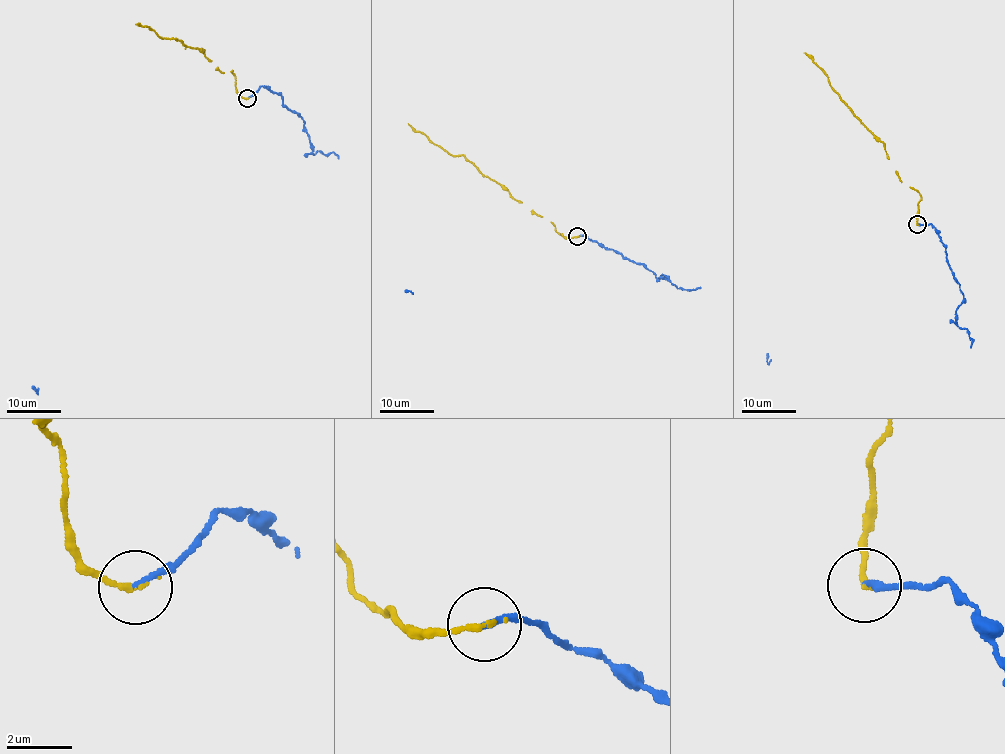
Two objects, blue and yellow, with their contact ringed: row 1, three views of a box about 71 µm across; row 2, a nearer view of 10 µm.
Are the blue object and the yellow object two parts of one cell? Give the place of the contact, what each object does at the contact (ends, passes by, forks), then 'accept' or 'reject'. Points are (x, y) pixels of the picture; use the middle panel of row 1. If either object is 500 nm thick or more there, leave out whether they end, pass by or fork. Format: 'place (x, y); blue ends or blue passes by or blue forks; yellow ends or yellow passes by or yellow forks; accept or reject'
place (577, 236); blue ends; yellow ends; accept

